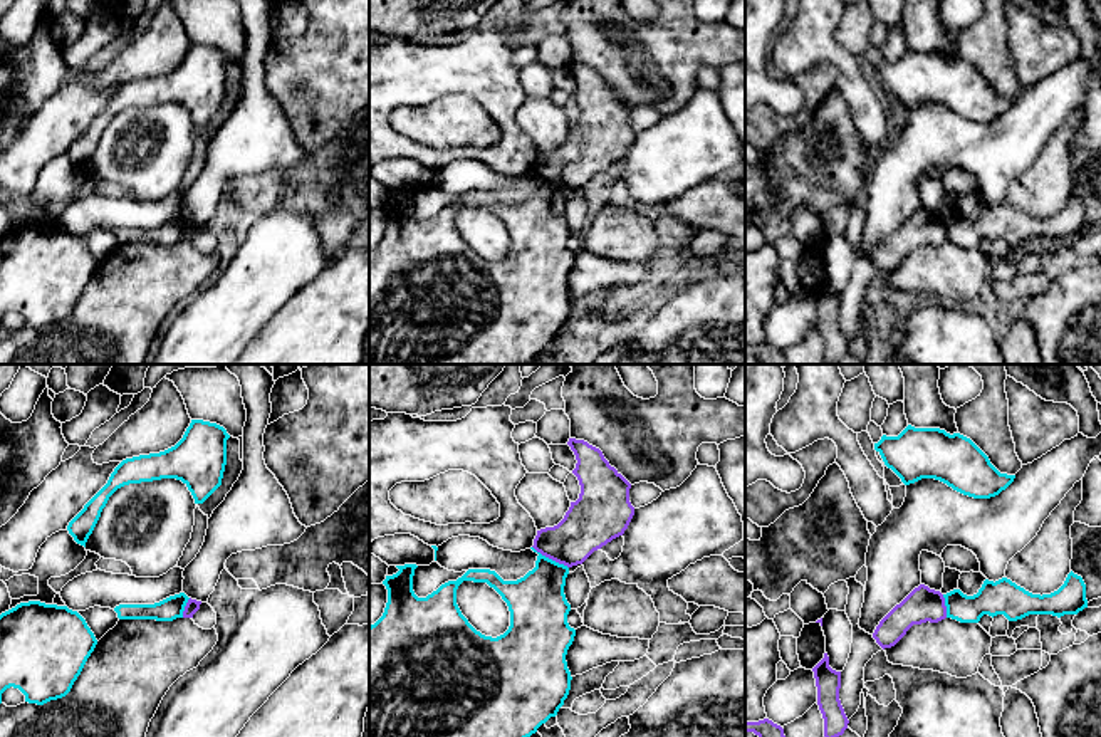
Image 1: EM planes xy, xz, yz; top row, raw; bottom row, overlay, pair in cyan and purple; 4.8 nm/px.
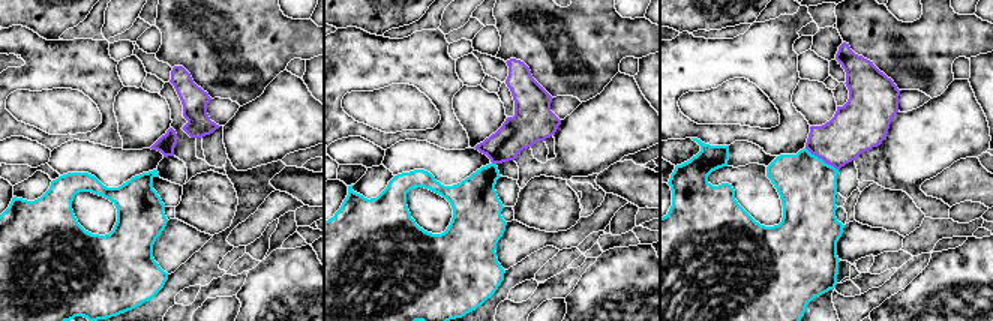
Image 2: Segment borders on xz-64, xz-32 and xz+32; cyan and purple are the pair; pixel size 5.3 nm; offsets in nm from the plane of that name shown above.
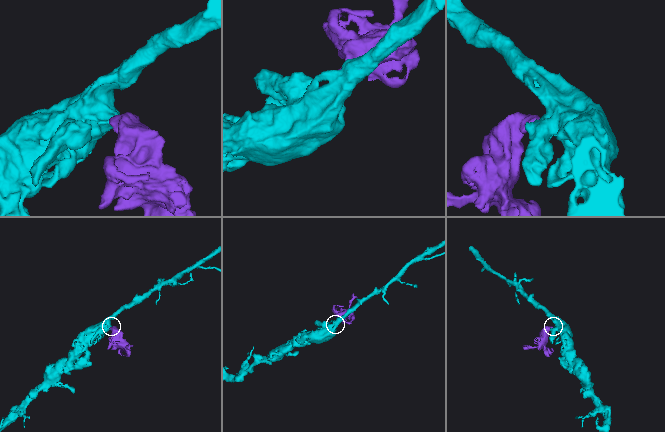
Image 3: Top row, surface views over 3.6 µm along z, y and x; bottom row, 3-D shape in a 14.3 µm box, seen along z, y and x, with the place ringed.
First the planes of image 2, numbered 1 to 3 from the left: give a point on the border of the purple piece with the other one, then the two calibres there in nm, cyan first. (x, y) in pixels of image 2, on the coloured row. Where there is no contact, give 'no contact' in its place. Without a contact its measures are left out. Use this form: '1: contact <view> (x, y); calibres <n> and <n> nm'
1: no contact
2: contact xz-32 (494, 164); calibres 260 and 190 nm
3: contact xz+32 (821, 159); calibres 320 and 280 nm

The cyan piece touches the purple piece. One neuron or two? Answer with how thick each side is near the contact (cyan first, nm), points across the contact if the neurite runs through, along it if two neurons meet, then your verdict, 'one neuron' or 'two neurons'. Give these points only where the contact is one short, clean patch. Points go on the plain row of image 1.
calibres 280 and 240 nm; border xz (532, 170), (568, 192); two neurons

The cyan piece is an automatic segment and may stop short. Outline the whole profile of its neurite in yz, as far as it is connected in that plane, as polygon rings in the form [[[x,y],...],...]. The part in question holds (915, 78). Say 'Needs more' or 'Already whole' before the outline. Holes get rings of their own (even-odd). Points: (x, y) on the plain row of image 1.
Already whole. [[[908,49],[898,60],[883,59],[874,74],[905,109],[935,102],[963,119],[990,123],[1015,102],[1000,97],[970,62],[940,52]]]

